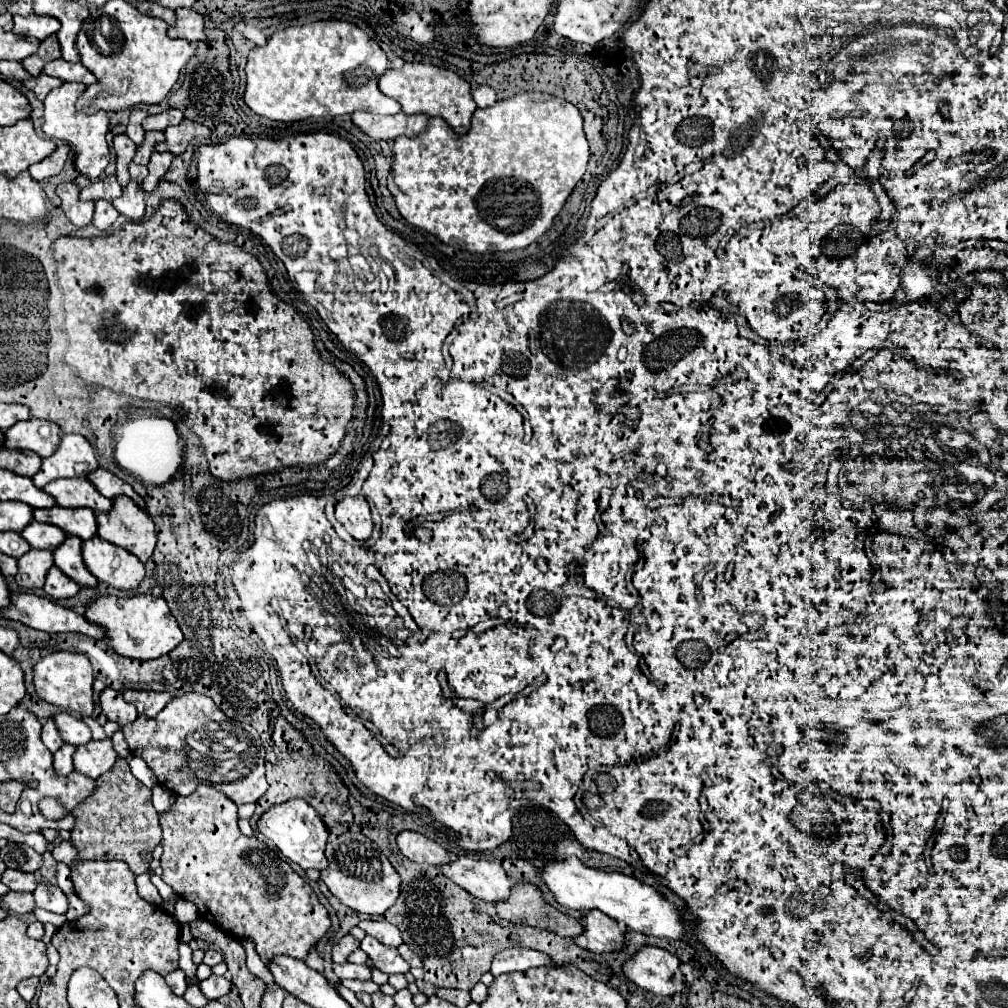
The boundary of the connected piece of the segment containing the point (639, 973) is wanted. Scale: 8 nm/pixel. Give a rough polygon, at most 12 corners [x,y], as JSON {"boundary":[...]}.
{"boundary":[[641,947],[623,971],[641,989],[673,997],[687,985],[681,961]]}

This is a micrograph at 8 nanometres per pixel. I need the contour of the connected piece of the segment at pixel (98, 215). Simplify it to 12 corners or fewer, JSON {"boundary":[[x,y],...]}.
{"boundary":[[97,201],[93,225],[109,229],[119,211],[111,201]]}

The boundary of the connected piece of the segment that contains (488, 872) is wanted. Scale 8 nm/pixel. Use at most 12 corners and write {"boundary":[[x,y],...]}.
{"boundary":[[459,857],[441,871],[485,903],[501,903],[513,883],[501,863]]}

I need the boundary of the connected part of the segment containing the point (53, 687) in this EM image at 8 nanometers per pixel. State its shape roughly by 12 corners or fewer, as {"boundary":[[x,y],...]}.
{"boundary":[[57,651],[35,665],[43,701],[91,715],[93,669]]}

